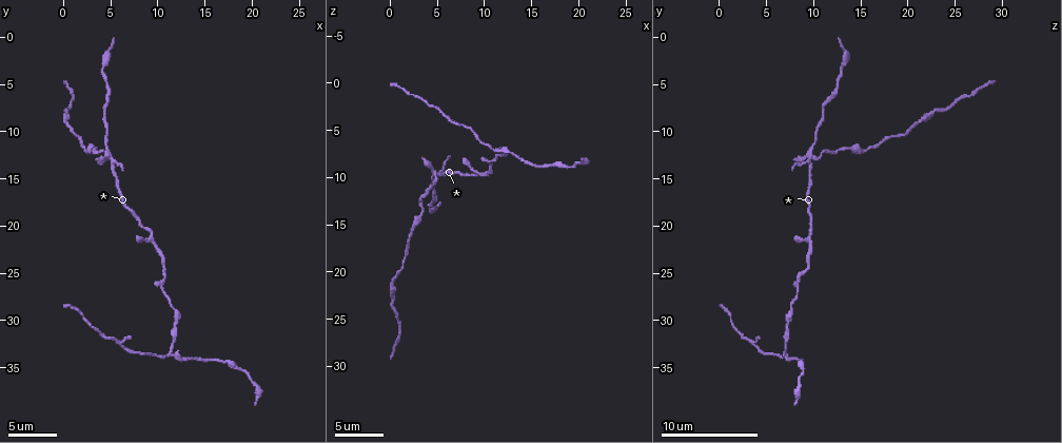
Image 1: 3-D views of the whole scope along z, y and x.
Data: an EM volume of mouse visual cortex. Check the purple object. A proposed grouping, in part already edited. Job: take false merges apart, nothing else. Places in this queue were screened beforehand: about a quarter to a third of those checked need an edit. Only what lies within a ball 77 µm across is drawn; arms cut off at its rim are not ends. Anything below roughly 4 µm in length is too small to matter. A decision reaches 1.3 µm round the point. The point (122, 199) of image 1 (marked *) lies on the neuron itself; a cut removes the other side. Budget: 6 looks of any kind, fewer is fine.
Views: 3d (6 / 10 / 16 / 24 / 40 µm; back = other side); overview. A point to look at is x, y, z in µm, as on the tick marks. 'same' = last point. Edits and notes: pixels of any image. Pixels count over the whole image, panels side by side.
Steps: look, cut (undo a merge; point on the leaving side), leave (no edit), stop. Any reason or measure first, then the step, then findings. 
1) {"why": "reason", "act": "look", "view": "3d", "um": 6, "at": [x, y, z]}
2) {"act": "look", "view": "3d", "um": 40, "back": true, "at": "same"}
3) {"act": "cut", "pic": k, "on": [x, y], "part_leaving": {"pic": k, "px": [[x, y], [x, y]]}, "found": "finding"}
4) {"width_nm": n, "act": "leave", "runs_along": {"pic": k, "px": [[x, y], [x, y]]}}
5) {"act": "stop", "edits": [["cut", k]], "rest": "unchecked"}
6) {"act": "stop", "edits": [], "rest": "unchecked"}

{"why": "small branch off a trunk", "act": "look", "view": "3d", "um": 10, "at": [5.0, 12.8, 10.0]}

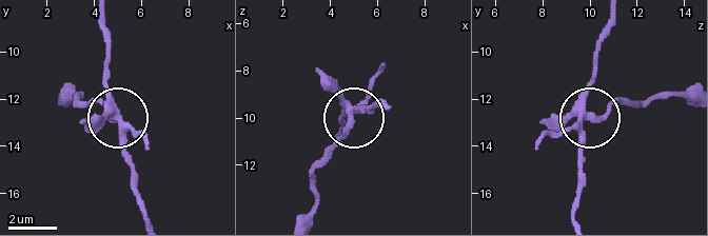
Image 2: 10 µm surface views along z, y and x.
{"act": "look", "view": "3d", "um": 6, "at": [4.9, 12.8, 9.9]}

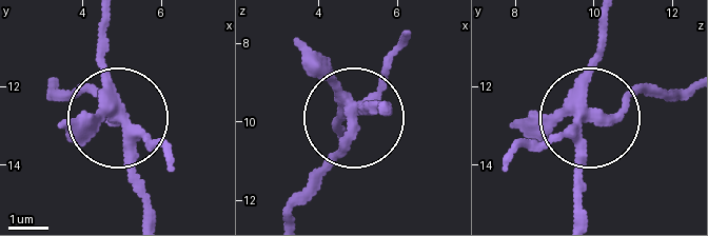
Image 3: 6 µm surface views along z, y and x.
{"arms": 5, "act": "cut", "pic": 3, "on": [154, 145], "part_leaving": {"pic": 3, "px": [[121, 122], [87, 93], [54, 89]]}, "found": "two neurons meet here"}

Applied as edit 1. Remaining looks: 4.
{"why": "a fork", "act": "look", "view": "3d", "um": 16, "at": [11.6, 33.8, 7.0]}

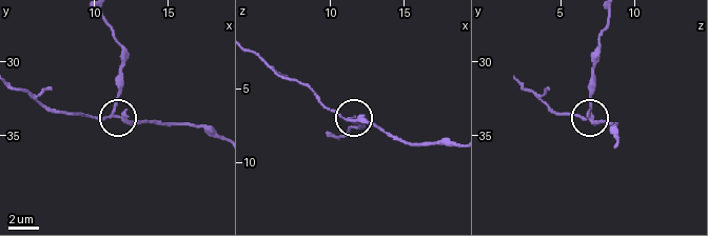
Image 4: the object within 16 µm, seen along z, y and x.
{"arms": 3, "act": "cut", "pic": 4, "on": [134, 120], "found": "two neurons meet here"}

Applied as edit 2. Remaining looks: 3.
{"why": "small branch off a trunk", "act": "look", "view": "3d", "um": 6, "at": [10.6, 26.6, 8.4]}

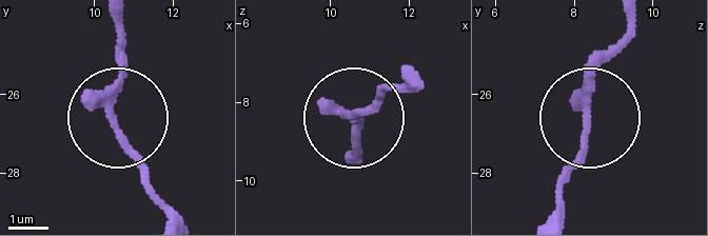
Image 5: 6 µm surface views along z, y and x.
{"act": "look", "view": "3d", "um": 6, "back": true, "at": [10.45, 26.45, 8.30]}

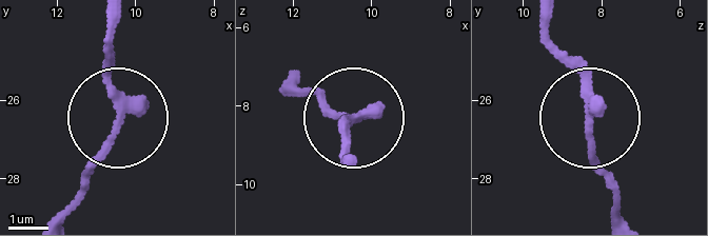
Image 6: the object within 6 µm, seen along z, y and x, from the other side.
{"arms": 3, "act": "leave", "runs_along": {"pic": 6, "px": [[117, 19], [117, 130], [60, 210]]}, "found": "all the same neuron"}

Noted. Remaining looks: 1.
{"act": "stop", "edits": [["cut", 3], ["cut", 4]], "rest": "unchecked"}

